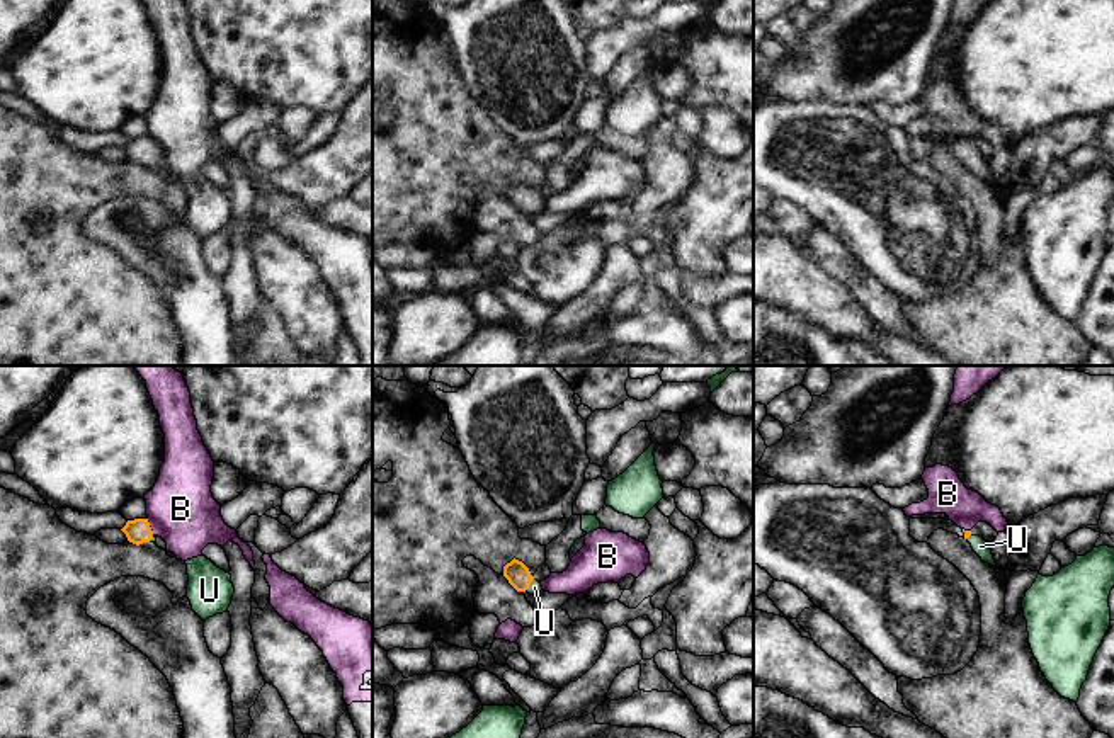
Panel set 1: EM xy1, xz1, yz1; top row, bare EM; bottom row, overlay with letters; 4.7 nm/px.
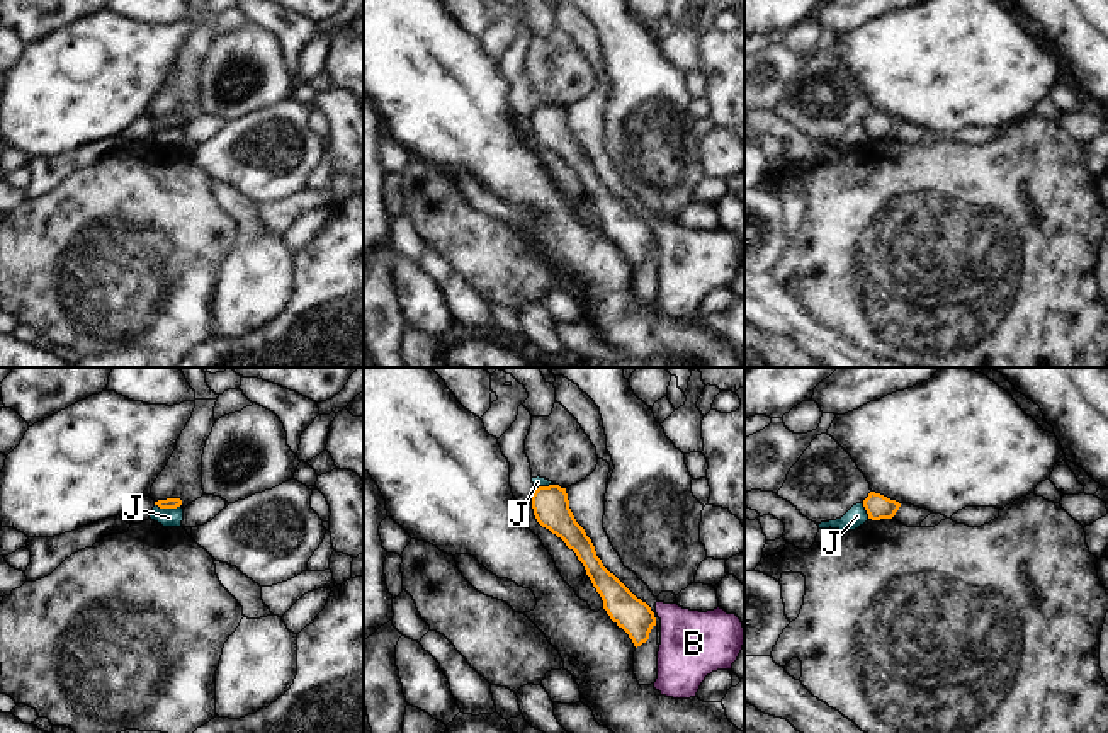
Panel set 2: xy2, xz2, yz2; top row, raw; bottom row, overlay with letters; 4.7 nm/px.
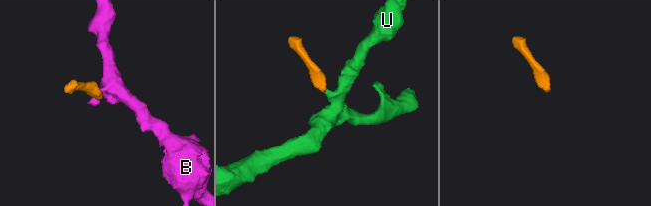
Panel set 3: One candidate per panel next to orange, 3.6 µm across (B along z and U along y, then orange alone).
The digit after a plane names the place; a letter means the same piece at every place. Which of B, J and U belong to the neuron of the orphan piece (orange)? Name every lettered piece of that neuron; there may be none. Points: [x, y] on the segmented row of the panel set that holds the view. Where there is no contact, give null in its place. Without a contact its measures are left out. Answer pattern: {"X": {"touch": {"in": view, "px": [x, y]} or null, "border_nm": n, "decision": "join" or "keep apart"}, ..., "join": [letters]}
{"B": {"touch": {"in": "xy1", "px": [150, 527]}, "border_nm": 90, "decision": "keep apart"}, "J": {"touch": {"in": "xy2", "px": [167, 507]}, "border_nm": 120, "decision": "keep apart"}, "U": {"touch": {"in": "xz1", "px": [529, 584]}, "border_nm": 70, "decision": "join"}, "join": ["U"]}

